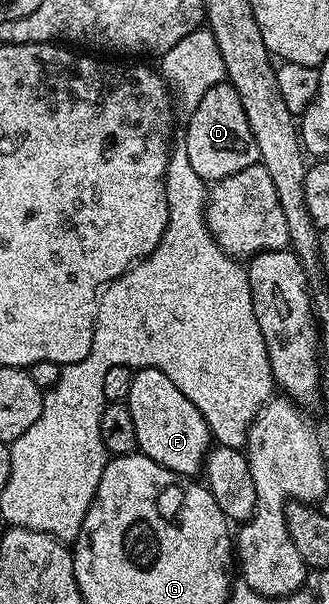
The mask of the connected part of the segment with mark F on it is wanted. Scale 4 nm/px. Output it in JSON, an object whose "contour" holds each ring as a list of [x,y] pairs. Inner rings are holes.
{"contour":[[[142,366],[131,380],[131,392],[127,399],[131,412],[131,420],[135,420],[135,436],[137,450],[146,454],[155,464],[163,464],[176,474],[197,476],[202,473],[205,456],[211,449],[211,435],[207,428],[207,420],[203,420],[203,412],[163,376],[150,366]]]}

